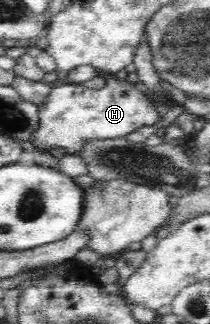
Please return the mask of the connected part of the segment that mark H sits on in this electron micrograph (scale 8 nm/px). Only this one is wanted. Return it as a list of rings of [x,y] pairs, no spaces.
[[[102,74],[102,79],[106,86],[100,90],[84,90],[73,83],[52,88],[46,102],[39,106],[38,132],[34,132],[31,143],[42,152],[60,147],[67,154],[76,155],[91,139],[123,138],[144,126],[157,123],[156,107],[144,91],[115,75]]]

